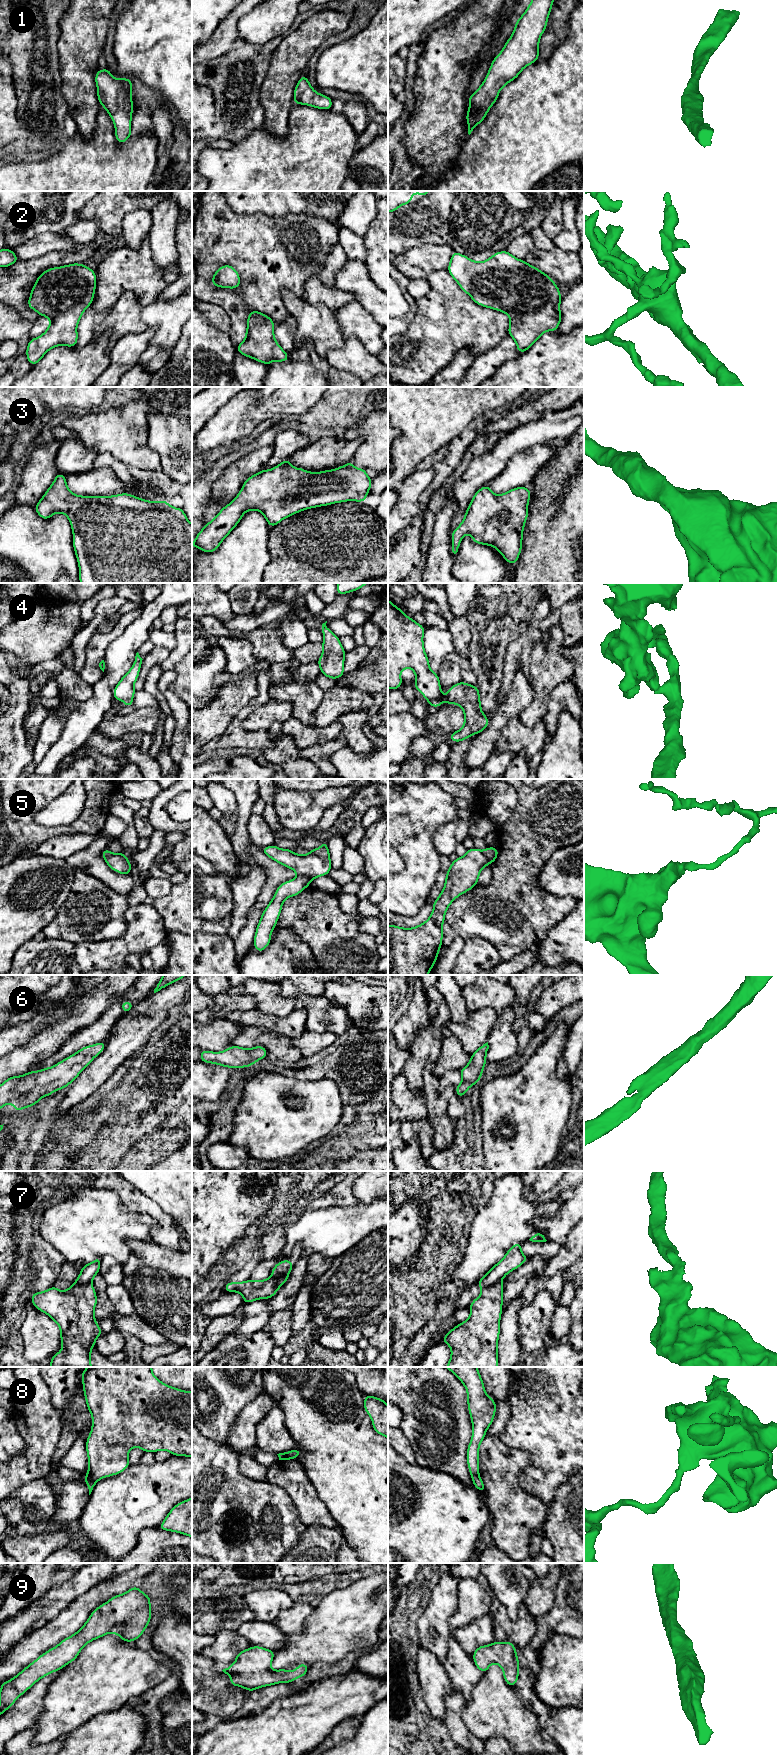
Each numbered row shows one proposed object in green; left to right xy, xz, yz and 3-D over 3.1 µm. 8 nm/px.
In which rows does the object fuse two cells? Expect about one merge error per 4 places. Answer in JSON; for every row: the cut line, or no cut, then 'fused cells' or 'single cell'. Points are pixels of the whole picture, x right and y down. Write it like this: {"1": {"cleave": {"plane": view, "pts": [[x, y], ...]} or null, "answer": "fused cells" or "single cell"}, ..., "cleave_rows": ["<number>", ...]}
{"1": {"cleave": null, "answer": "single cell"}, "2": {"cleave": null, "answer": "single cell"}, "3": {"cleave": null, "answer": "single cell"}, "4": {"cleave": {"plane": "yz", "pts": [[441, 696], [429, 702]]}, "answer": "fused cells"}, "5": {"cleave": {"plane": "xz", "pts": [[298, 875], [303, 875], [310, 880]]}, "answer": "fused cells"}, "6": {"cleave": null, "answer": "single cell"}, "7": {"cleave": {"plane": "yz", "pts": [[500, 1282], [488, 1285], [482, 1289]]}, "answer": "fused cells"}, "8": {"cleave": {"plane": "xy", "pts": [[89, 1473], [97, 1480]]}, "answer": "fused cells"}, "9": {"cleave": null, "answer": "single cell"}, "cleave_rows": ["4", "5", "7", "8"]}

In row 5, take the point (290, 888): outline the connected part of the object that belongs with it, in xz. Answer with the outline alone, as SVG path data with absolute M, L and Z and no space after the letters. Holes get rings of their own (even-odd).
M297 876L295 879L283 882L277 887L273 899L263 911L256 927L253 946L256 951L262 952L268 947L271 941L271 933L277 924L284 900L298 895L310 886L310 883L311 880L306 877Z

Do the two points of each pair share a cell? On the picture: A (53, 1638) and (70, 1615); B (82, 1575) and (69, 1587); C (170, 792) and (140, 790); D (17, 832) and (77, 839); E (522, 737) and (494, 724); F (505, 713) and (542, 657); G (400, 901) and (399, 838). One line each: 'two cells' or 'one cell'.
A: one cell
B: one cell
C: two cells
D: two cells
E: two cells
F: two cells
G: one cell

